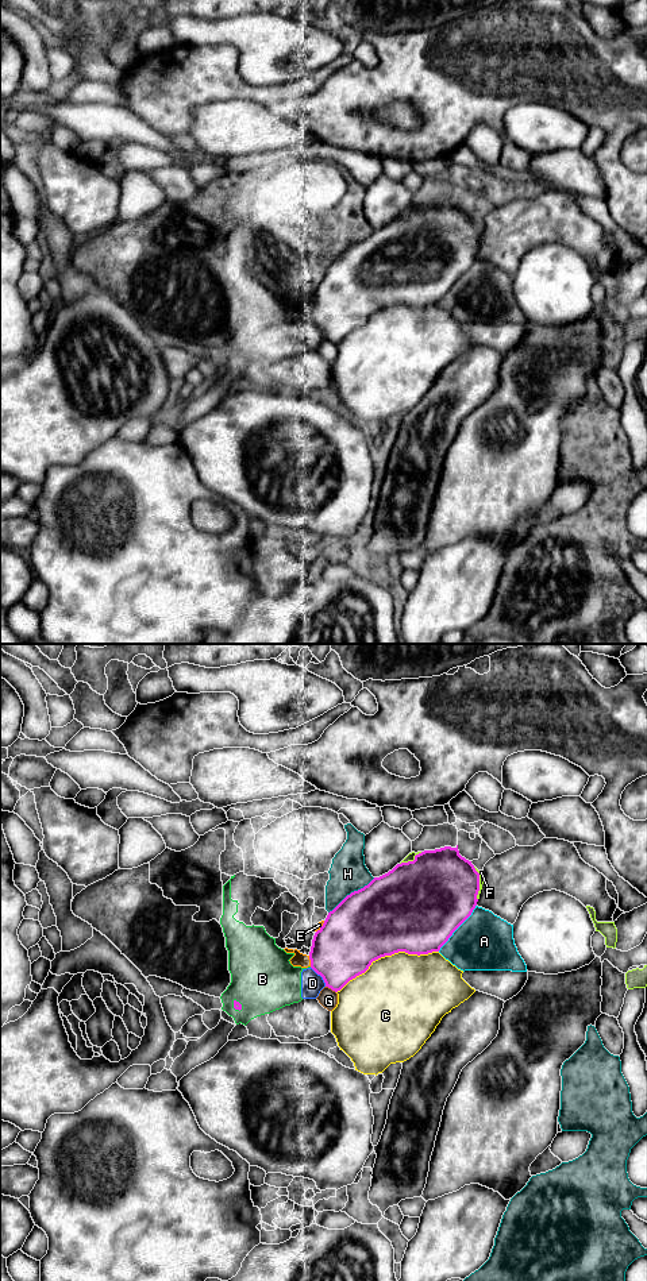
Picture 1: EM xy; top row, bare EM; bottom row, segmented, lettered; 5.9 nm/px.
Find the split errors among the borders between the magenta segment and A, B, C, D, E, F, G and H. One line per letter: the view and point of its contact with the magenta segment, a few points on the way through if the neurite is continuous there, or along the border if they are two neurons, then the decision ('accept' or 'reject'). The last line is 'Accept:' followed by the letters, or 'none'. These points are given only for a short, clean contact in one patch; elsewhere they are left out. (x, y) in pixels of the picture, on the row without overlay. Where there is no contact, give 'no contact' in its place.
A: contact xy (458, 278); reject
B: contact xy (234, 358); reject
C: contact xy (386, 307); reject
D: contact xy (320, 327); reject
E: contact xy (311, 313); reject
F: contact xy (478, 235); reject
G: contact xy (331, 340); border xy (326, 338), (335, 344); reject
H: contact xy (351, 244); reject
Accept: none

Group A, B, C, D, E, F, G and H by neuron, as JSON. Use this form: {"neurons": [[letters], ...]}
{"neurons": [["A"], ["B", "D"], ["C"], ["E", "H"], ["F"], ["G"]]}

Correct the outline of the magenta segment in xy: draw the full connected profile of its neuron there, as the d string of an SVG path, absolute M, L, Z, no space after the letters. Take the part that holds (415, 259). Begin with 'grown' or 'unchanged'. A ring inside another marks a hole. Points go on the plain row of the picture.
unchanged | M458 197L424 202L413 213L397 216L351 244L328 265L312 292L311 320L323 329L326 339L338 344L381 309L398 304L417 308L439 304L471 267L478 243L480 225L459 207Z

